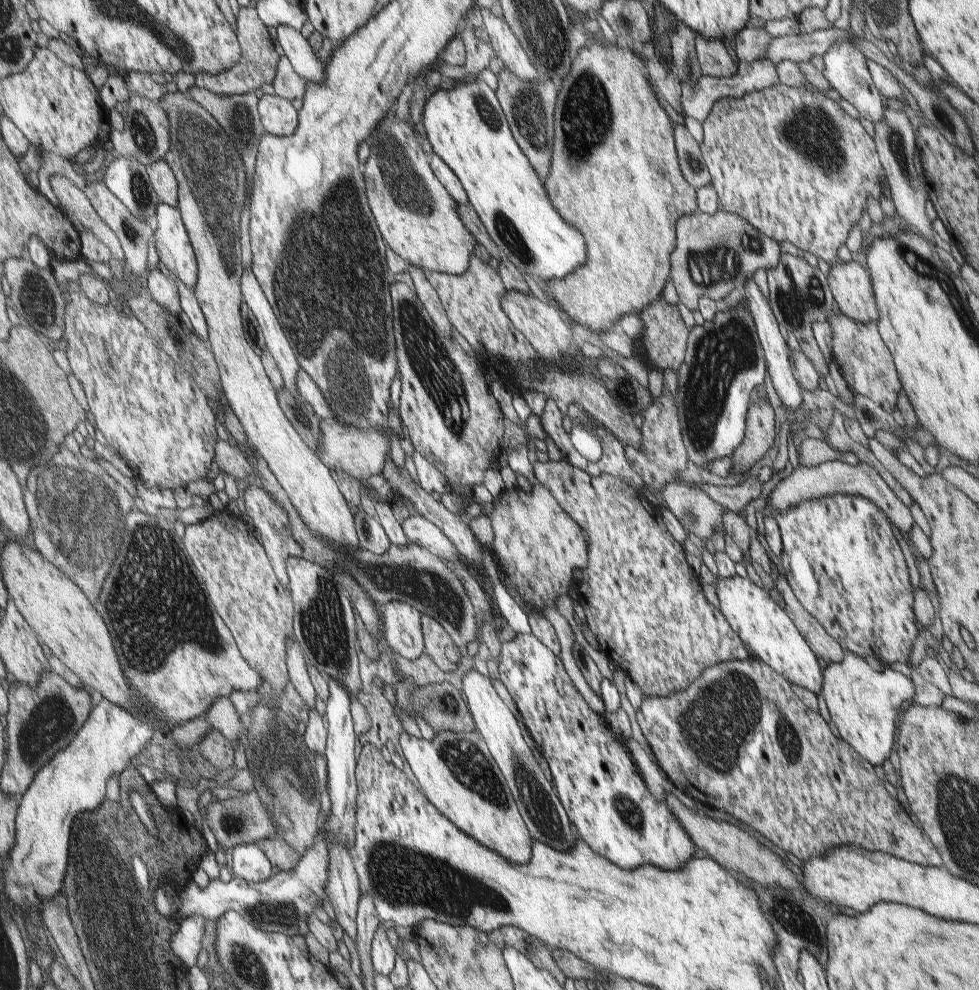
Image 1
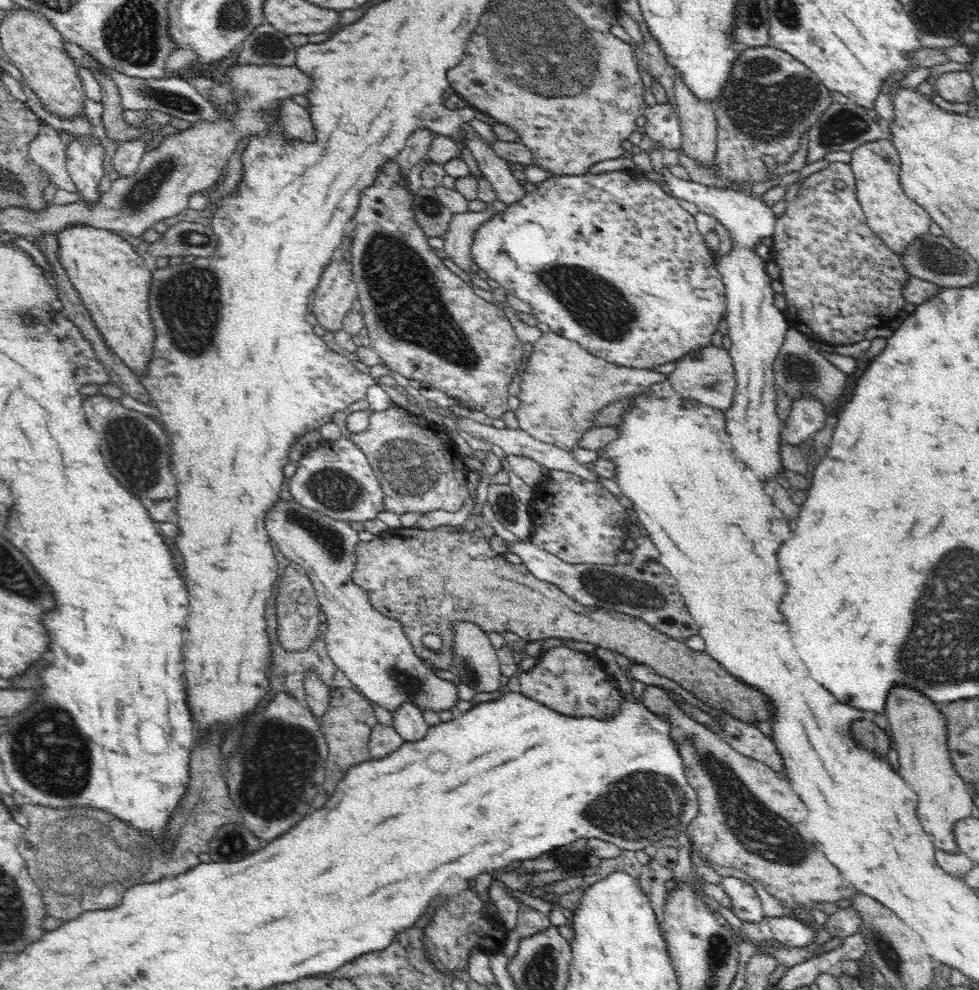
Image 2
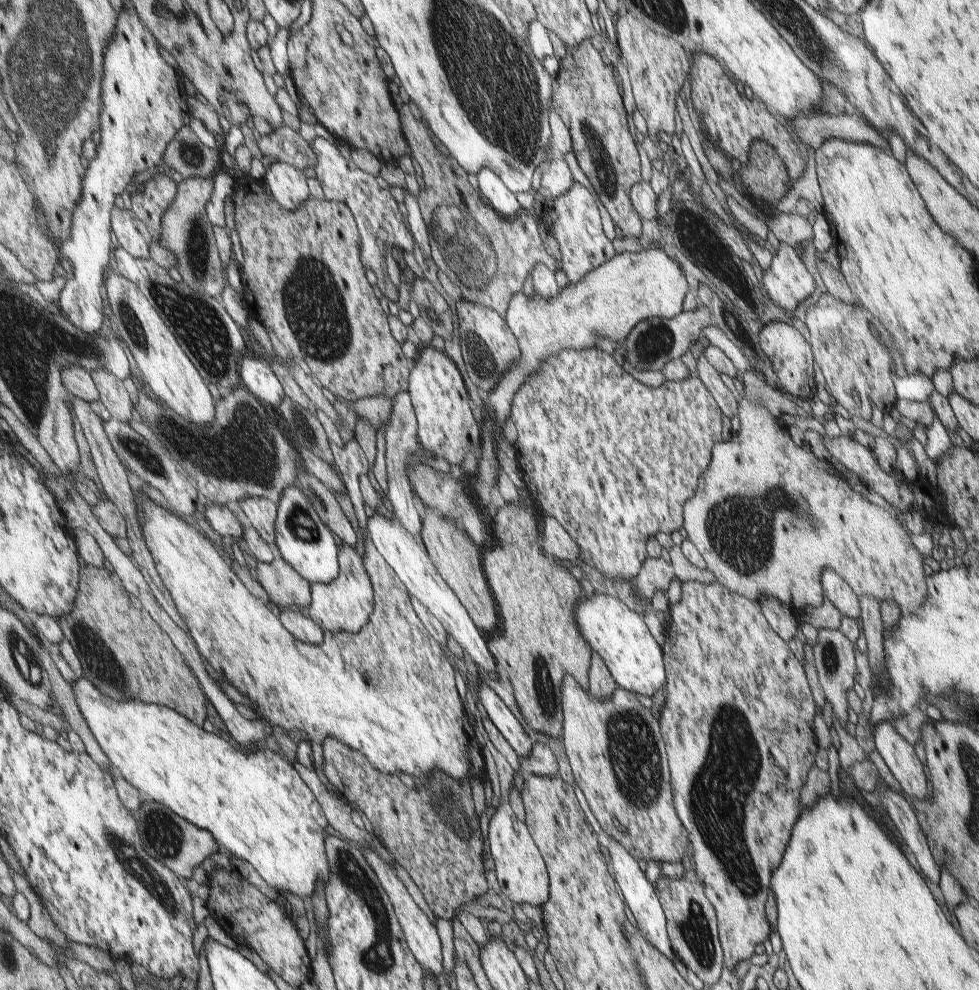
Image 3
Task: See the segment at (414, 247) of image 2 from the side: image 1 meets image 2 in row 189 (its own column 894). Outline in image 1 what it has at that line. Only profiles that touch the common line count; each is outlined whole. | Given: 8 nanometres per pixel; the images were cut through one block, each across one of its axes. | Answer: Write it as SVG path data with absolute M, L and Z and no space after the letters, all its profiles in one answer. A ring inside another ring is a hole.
M832 313L827 319L832 329L832 352L839 371L855 395L871 398L878 406L892 412L902 390L891 352L880 336L877 322L859 323L845 314Z

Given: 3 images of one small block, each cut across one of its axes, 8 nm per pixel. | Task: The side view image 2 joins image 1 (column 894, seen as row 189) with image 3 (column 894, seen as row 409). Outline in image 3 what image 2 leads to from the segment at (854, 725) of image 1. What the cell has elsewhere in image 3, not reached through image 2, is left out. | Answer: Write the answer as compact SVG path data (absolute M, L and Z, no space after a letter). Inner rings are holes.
M879 722L872 730L876 749L900 783L903 794L920 800L928 797L928 778L914 745L896 732L891 722Z

